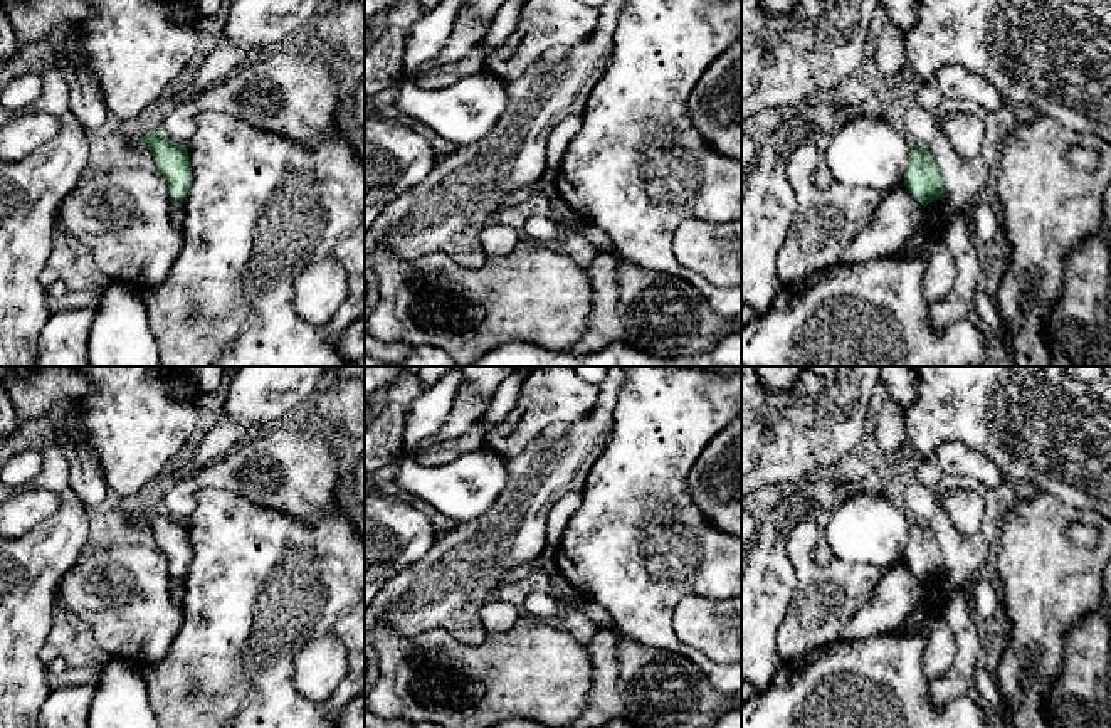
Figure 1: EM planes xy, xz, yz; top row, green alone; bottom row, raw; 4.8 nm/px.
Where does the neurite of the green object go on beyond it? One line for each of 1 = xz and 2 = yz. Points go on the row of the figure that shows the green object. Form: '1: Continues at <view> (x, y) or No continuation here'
1: No continuation here
2: No continuation here

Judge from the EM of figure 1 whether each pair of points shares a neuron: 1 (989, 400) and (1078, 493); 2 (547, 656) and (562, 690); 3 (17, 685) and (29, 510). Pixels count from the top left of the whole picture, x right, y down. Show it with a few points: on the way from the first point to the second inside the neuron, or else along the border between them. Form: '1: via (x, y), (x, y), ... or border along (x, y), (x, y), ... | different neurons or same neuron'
1: via (1012, 424), (1058, 469) | same neuron
2: via (547, 664), (547, 675), (553, 681) | same neuron
3: border along (57, 505), (49, 516), (17, 538) | different neurons

